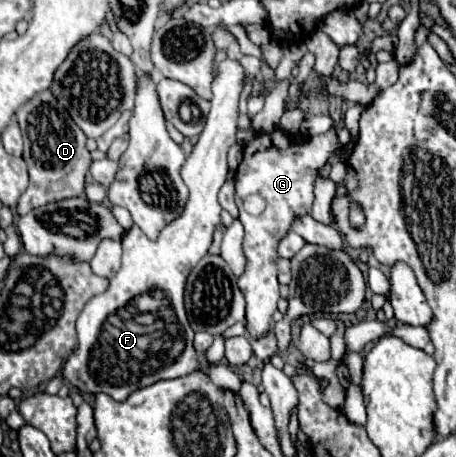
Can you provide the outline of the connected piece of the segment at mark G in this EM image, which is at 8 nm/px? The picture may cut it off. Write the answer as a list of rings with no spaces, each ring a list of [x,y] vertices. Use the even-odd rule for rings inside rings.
[[[332,127],[328,133],[314,135],[308,139],[296,139],[282,129],[272,133],[256,133],[254,139],[244,145],[244,159],[236,171],[236,205],[240,209],[238,219],[244,225],[244,255],[246,271],[238,279],[238,287],[246,299],[246,327],[252,337],[260,337],[272,329],[272,315],[280,299],[280,285],[276,279],[276,247],[290,231],[292,221],[298,215],[308,215],[314,203],[314,181],[320,177],[320,169],[328,163],[332,155],[348,153],[338,141],[338,131]],[[248,195],[260,195],[266,201],[266,209],[260,215],[250,215],[244,211],[242,203]]]

